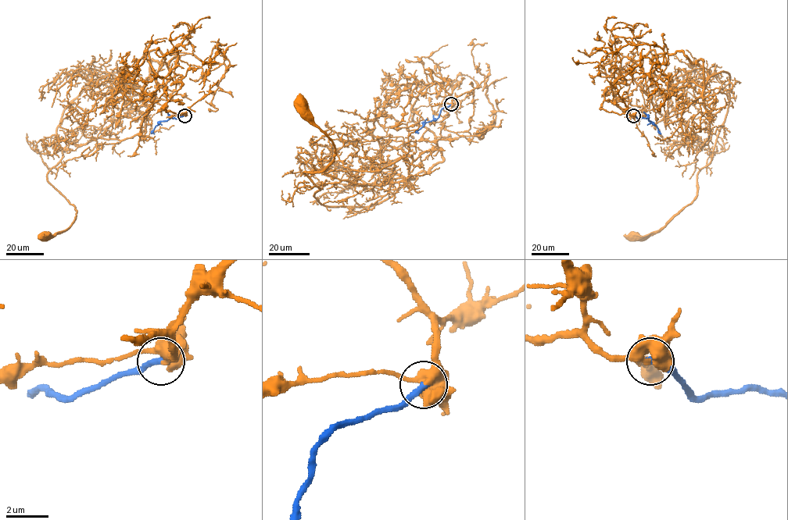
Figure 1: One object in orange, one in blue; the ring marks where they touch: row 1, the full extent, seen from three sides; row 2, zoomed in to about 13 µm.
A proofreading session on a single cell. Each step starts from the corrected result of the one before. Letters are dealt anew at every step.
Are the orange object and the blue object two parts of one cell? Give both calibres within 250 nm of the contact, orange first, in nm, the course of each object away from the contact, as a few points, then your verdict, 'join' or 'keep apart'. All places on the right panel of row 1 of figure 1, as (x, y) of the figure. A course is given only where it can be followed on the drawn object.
320 nm thick on the orange side, 300 nm on the other; orange runs (633, 115), (604, 110), (605, 89), (653, 50), (700, 59), (705, 83), (729, 74), (696, 195), (631, 237); blue runs (633, 115), (638, 119), (646, 118), (660, 133); join

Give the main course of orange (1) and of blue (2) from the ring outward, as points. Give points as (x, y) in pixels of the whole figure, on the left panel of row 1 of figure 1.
1: (184, 115), (166, 112), (148, 62), (176, 51), (145, 83), (90, 83), (48, 174), (76, 216), (45, 237)
2: (184, 115), (162, 121), (155, 126), (154, 133)

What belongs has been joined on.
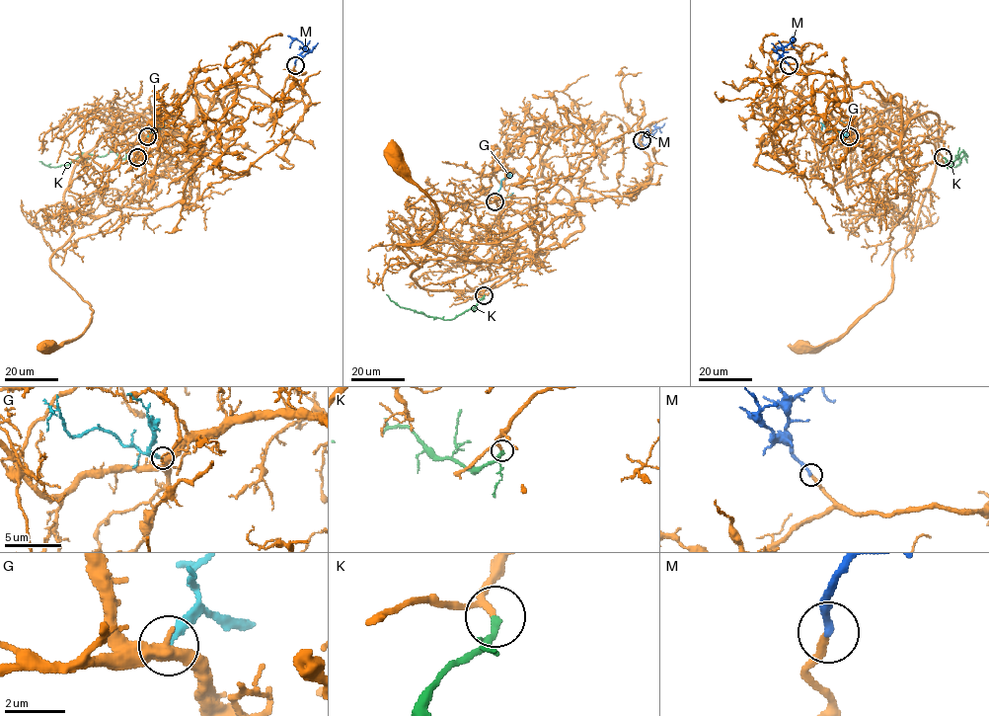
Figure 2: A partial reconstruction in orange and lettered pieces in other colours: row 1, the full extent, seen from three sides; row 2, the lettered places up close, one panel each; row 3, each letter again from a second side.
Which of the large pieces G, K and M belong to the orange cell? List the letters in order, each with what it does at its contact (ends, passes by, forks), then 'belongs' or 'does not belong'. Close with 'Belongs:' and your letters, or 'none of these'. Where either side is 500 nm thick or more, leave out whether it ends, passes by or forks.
G: it ends there; does not belong
K: it ends there; belongs
M: it ends there; belongs
Belongs: K, M

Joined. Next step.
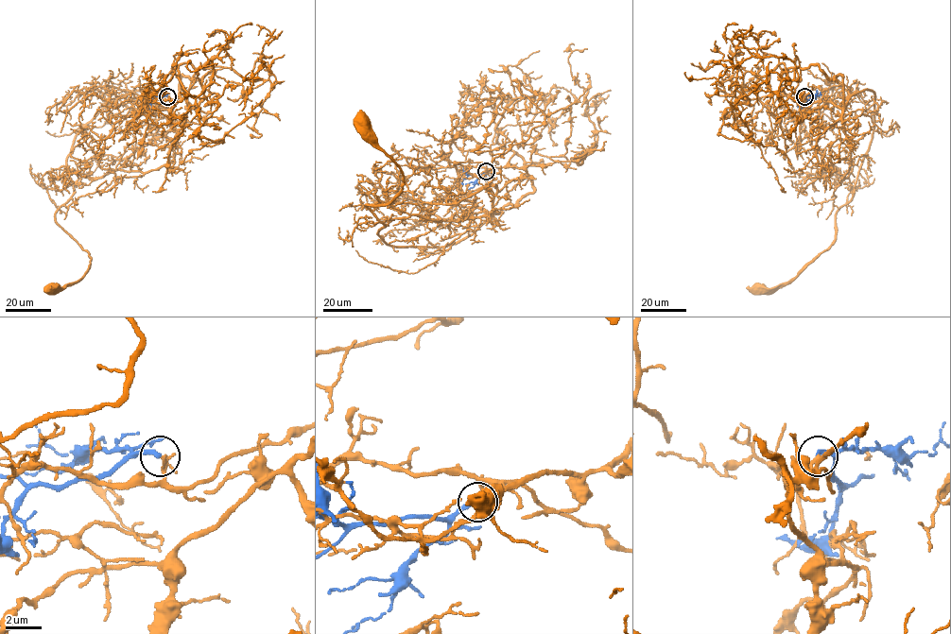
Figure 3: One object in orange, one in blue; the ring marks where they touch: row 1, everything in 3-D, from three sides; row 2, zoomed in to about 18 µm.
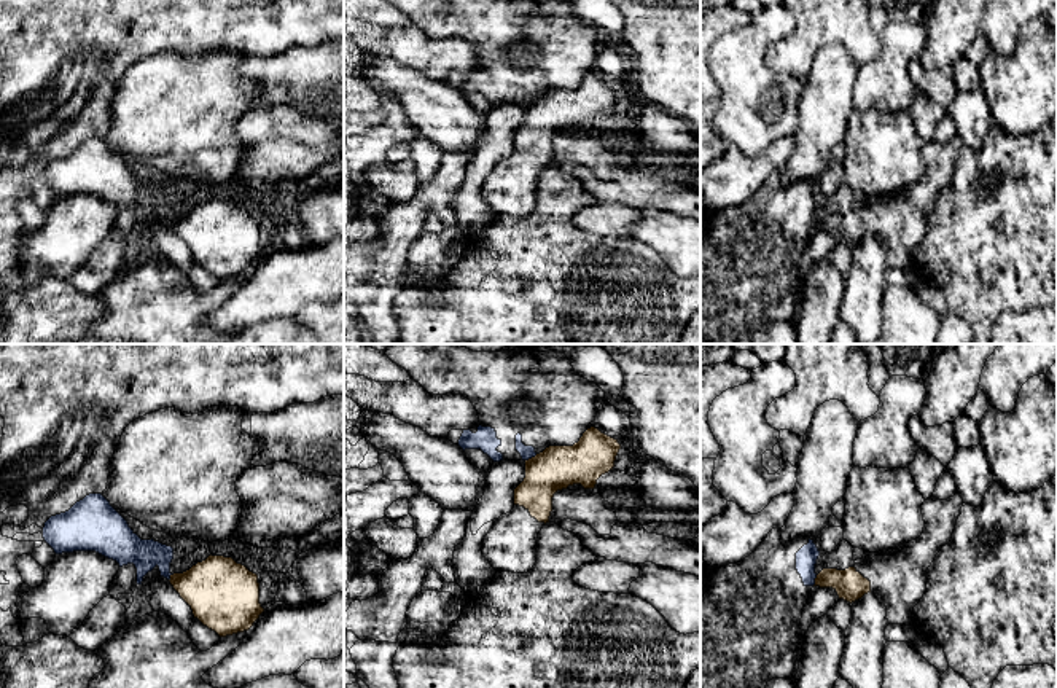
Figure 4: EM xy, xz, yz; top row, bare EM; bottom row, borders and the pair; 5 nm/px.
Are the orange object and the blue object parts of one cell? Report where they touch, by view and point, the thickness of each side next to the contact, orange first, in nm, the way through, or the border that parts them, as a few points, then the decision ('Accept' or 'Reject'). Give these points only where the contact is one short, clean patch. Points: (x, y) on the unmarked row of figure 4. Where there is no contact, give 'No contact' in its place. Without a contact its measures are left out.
Touches orange at xz (532, 101). Thickness 220 nm (orange) against 70 nm. Boundary: xz (537, 97), (526, 104). Reject

